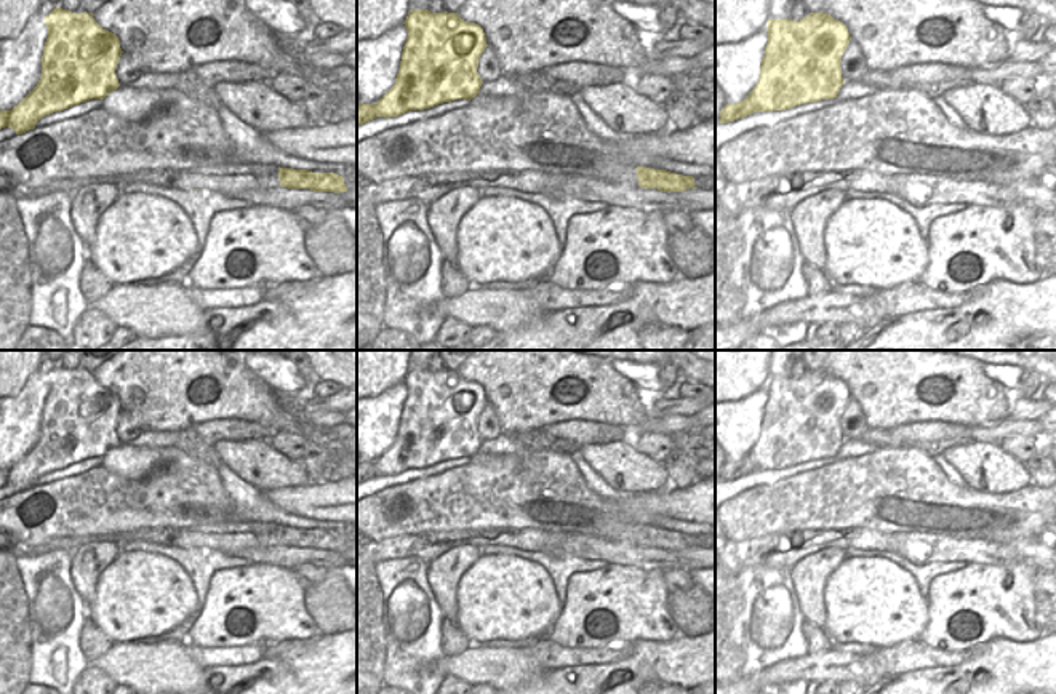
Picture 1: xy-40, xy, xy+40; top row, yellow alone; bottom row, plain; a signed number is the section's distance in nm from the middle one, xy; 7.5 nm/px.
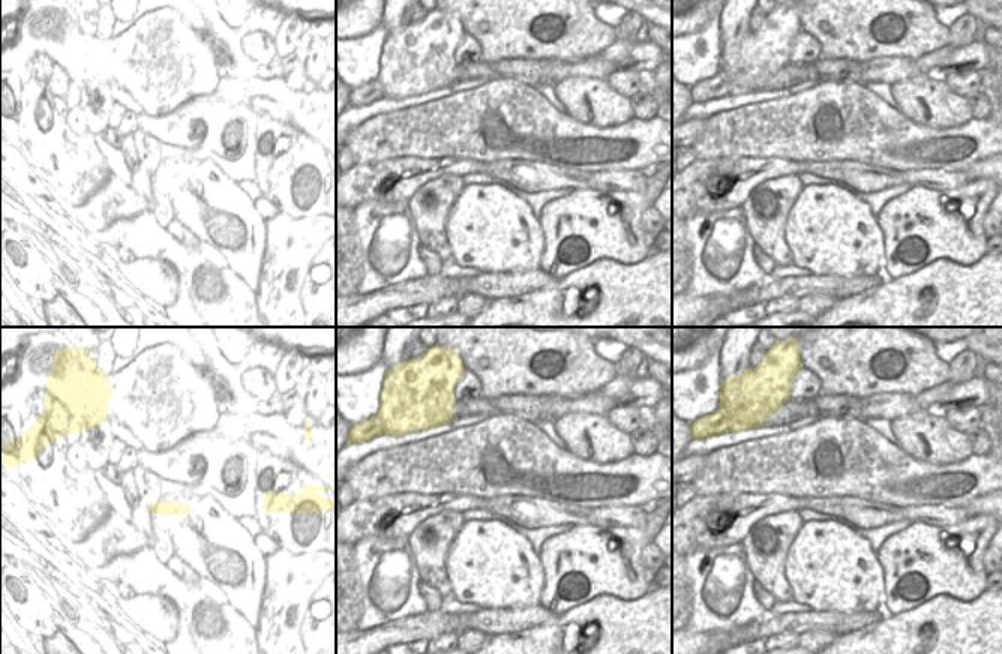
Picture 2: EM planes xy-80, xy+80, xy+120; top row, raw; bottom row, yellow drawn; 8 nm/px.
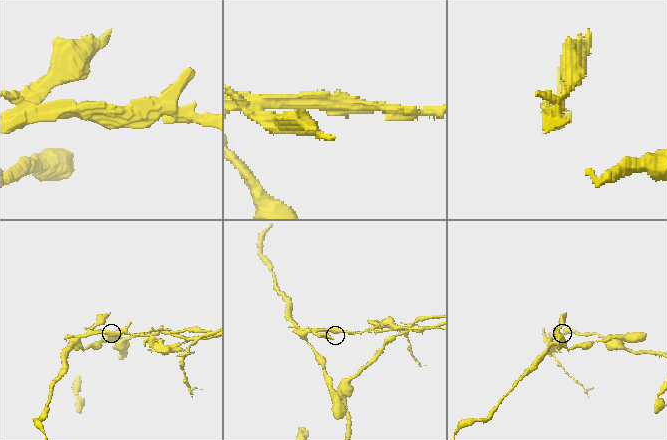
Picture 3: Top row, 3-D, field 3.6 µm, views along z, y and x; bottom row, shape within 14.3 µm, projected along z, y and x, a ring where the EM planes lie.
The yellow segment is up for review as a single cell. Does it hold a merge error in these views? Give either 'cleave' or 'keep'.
cleave

